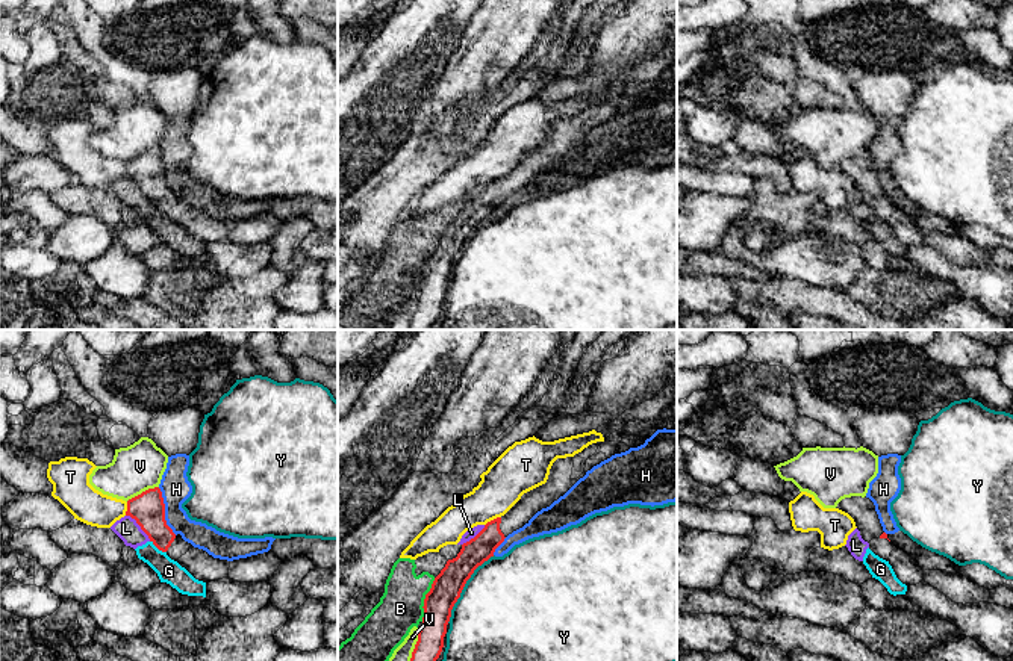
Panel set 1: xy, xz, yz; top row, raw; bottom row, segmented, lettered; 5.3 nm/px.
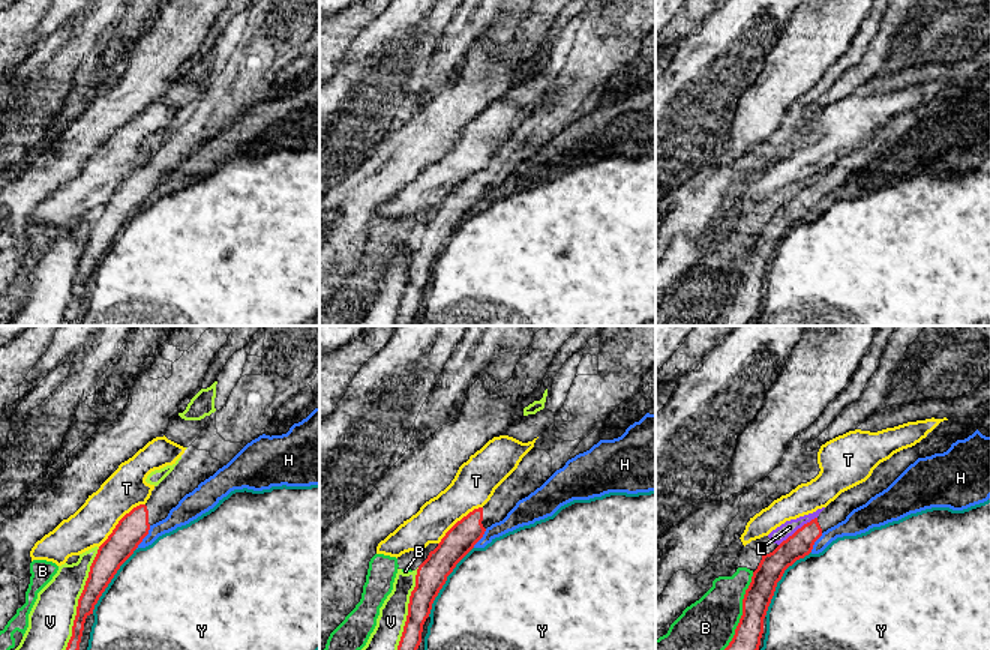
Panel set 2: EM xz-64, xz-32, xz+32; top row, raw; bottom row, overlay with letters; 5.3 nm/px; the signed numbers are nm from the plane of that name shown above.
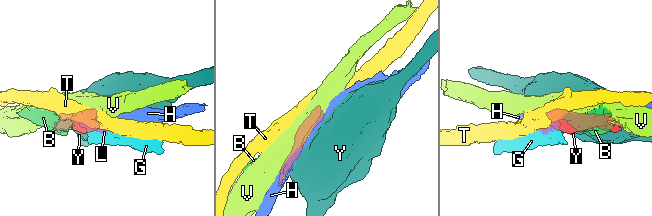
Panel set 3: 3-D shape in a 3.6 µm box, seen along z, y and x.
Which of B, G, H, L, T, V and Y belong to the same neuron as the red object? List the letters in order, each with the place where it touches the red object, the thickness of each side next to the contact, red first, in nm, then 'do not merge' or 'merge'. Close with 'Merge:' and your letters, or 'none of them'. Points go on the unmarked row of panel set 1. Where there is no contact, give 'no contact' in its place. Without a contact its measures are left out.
B: meets red in xz at (424, 260); 160 nm thick on the red side, 240 nm on the other; do not merge
G: meets red in xy at (158, 209); 180 nm thick on the red side, 130 nm on the other; do not merge
H: meets red in xy at (164, 173); 180 nm thick on the red side, 160 nm on the other; do not merge
L: meets red in xy at (140, 186); 180 nm thick on the red side, 120 nm on the other; do not merge
T: meets red in xz at (494, 180); 140 nm thick on the red side, 240 nm on the other; do not merge
V: meets red in xy at (143, 153); 180 nm thick on the red side, 260 nm on the other; do not merge
Y: meets red in xz at (464, 247); 160 nm thick on the red side, 500 nm on the other; do not merge
Merge: none of them

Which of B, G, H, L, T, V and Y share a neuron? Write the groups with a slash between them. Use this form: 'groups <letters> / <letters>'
groups B G L / H / T / V / Y

